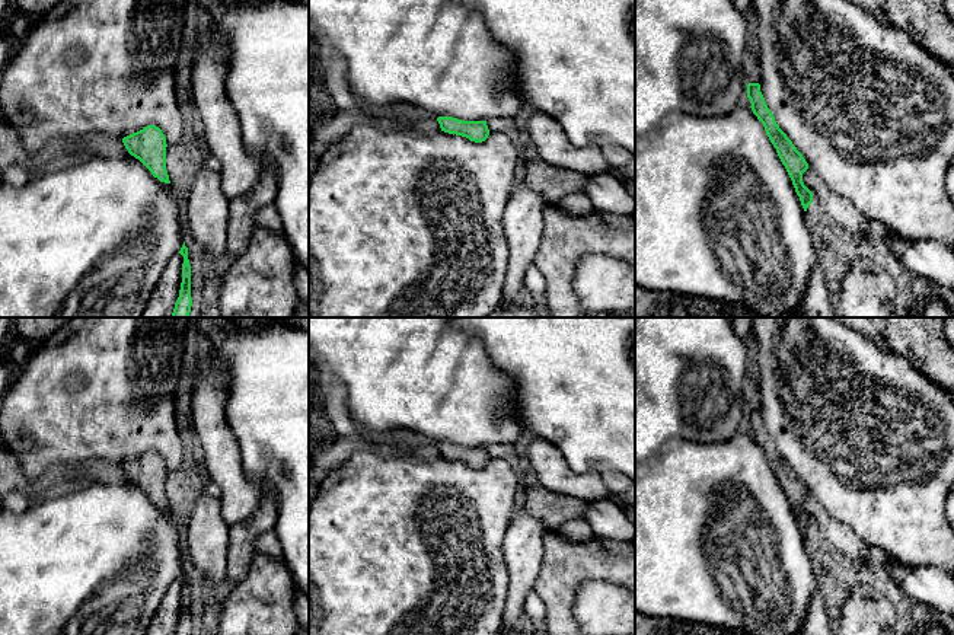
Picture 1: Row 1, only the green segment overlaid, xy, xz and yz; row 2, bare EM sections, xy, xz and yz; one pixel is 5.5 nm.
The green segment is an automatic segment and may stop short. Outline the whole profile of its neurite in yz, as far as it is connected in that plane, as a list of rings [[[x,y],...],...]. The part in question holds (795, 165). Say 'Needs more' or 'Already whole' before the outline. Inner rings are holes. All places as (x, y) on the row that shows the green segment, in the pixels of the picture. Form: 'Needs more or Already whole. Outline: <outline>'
Already whole. Outline: [[[759,83],[747,84],[747,98],[750,99],[753,114],[763,124],[766,135],[776,149],[776,153],[792,181],[795,192],[800,197],[804,211],[807,211],[808,205],[813,202],[813,192],[803,182],[803,173],[808,169],[808,163],[776,124],[773,114],[765,102]]]

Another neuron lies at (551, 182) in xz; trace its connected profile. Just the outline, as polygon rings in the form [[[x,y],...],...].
[[[529,153],[523,156],[519,179],[553,205],[571,192],[584,192],[586,185],[586,175],[555,167]]]

